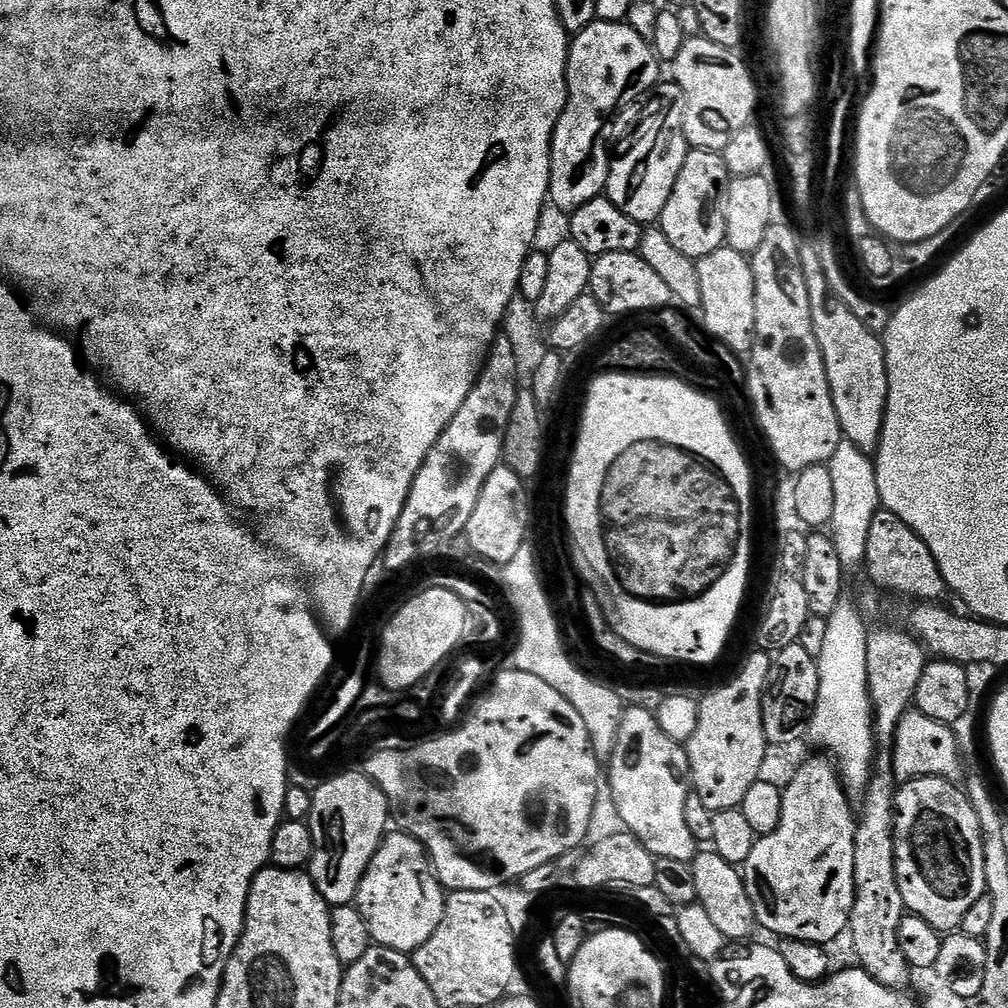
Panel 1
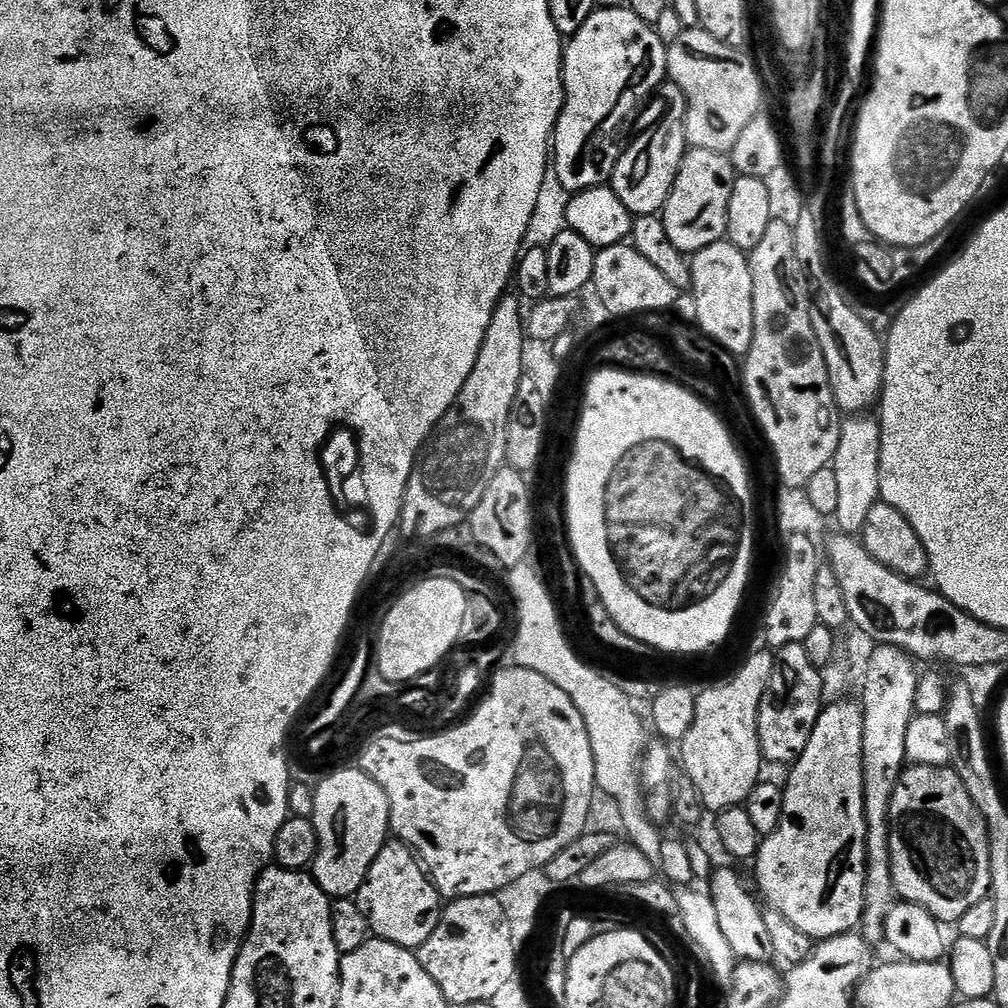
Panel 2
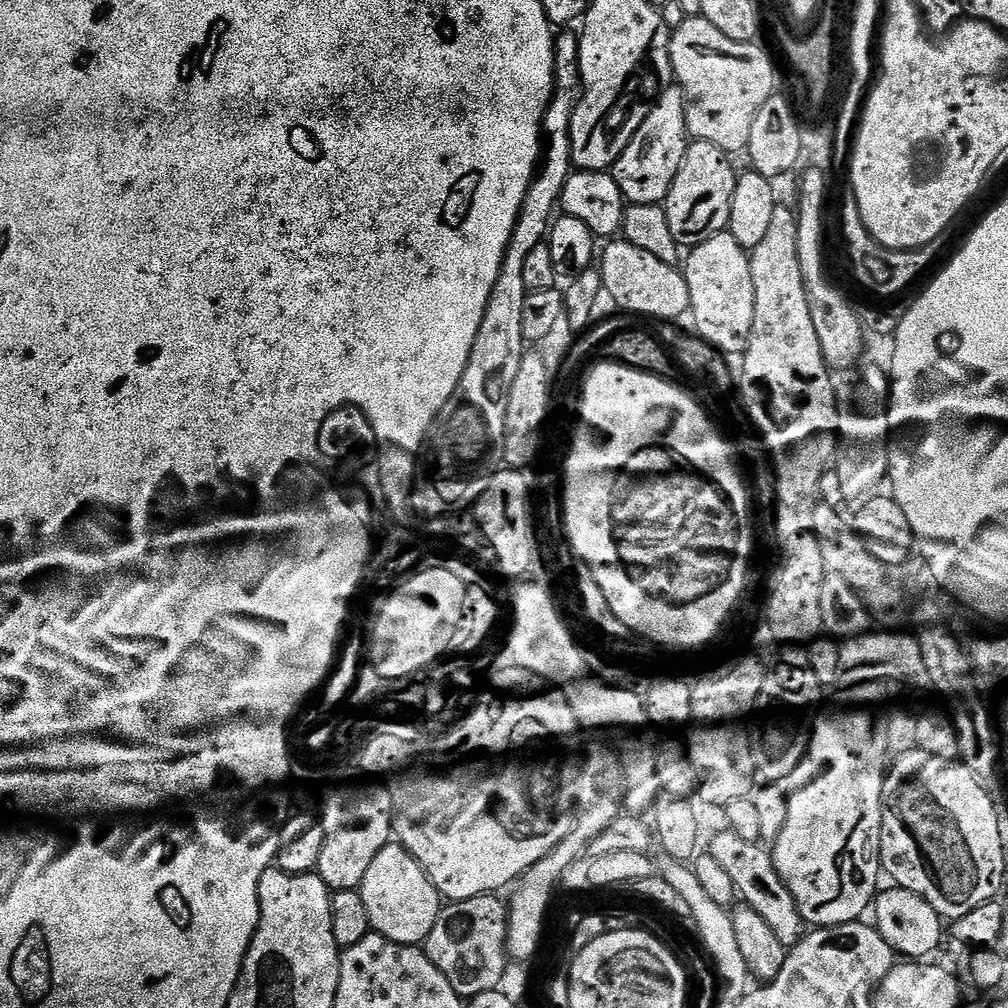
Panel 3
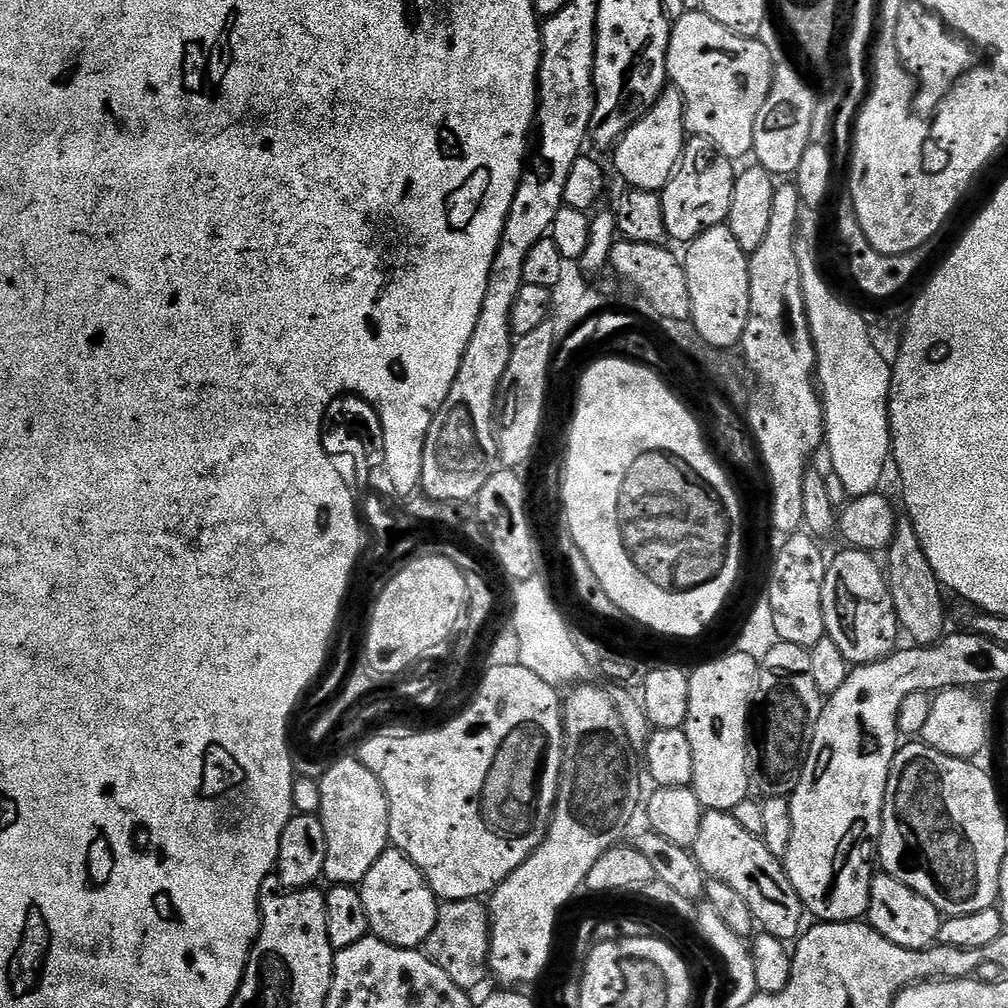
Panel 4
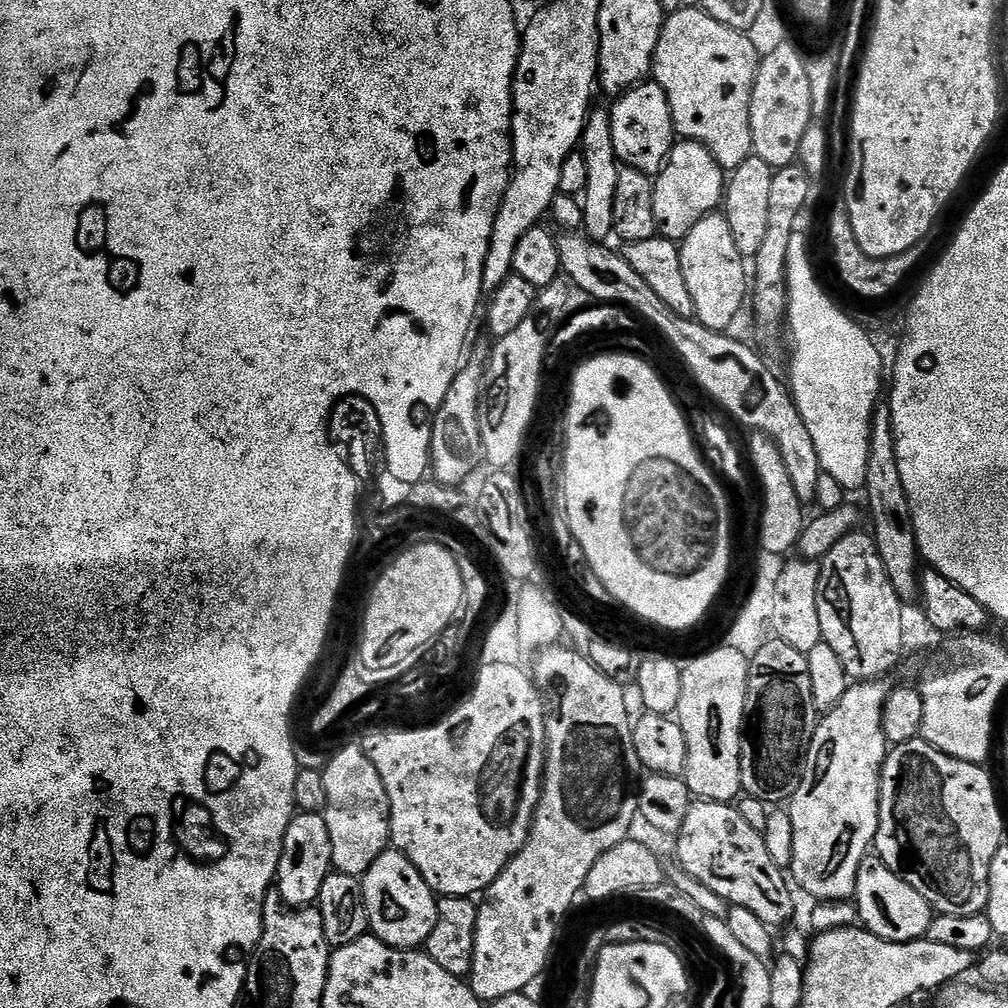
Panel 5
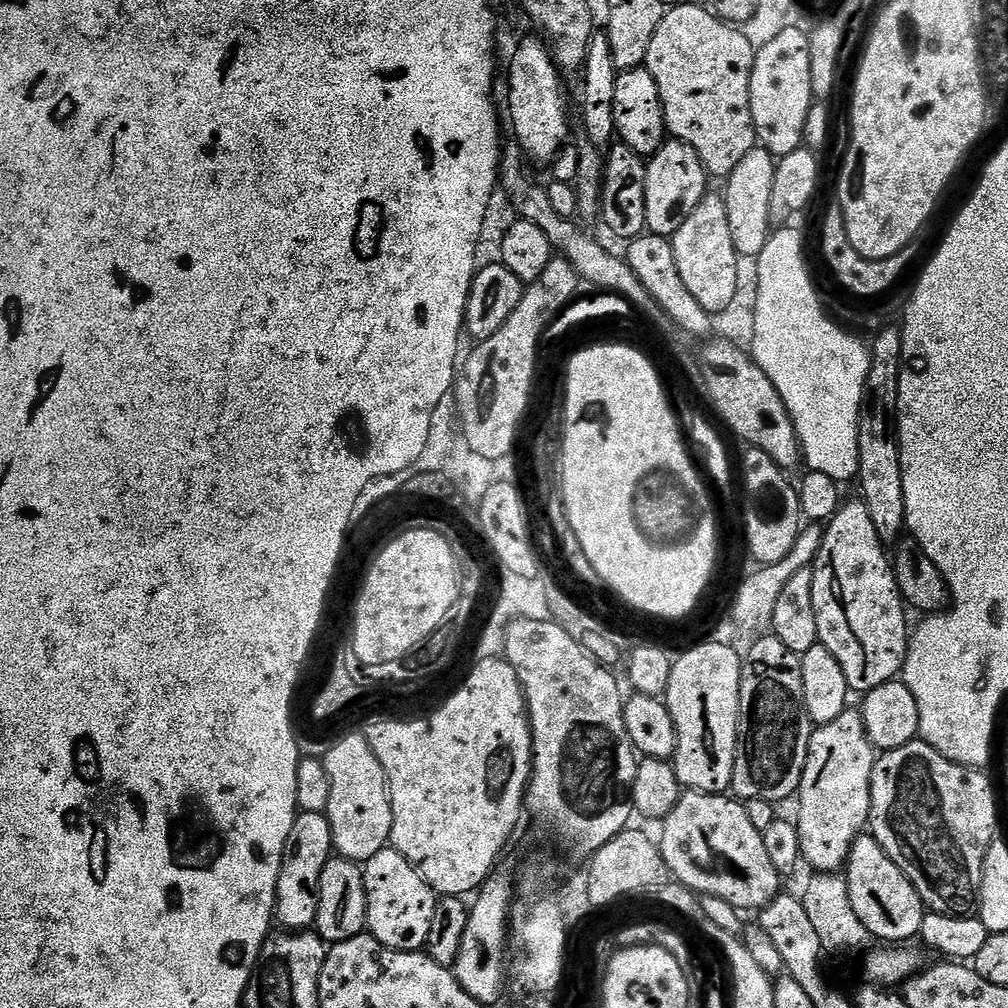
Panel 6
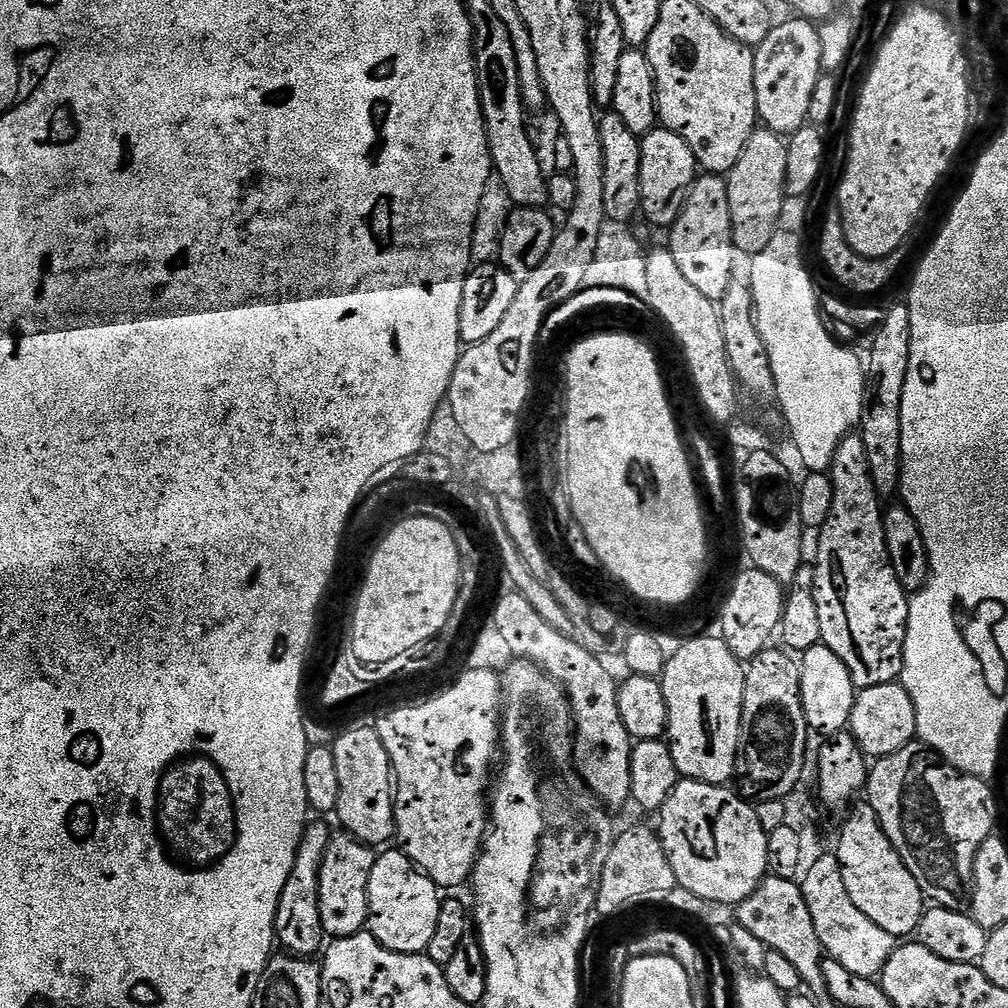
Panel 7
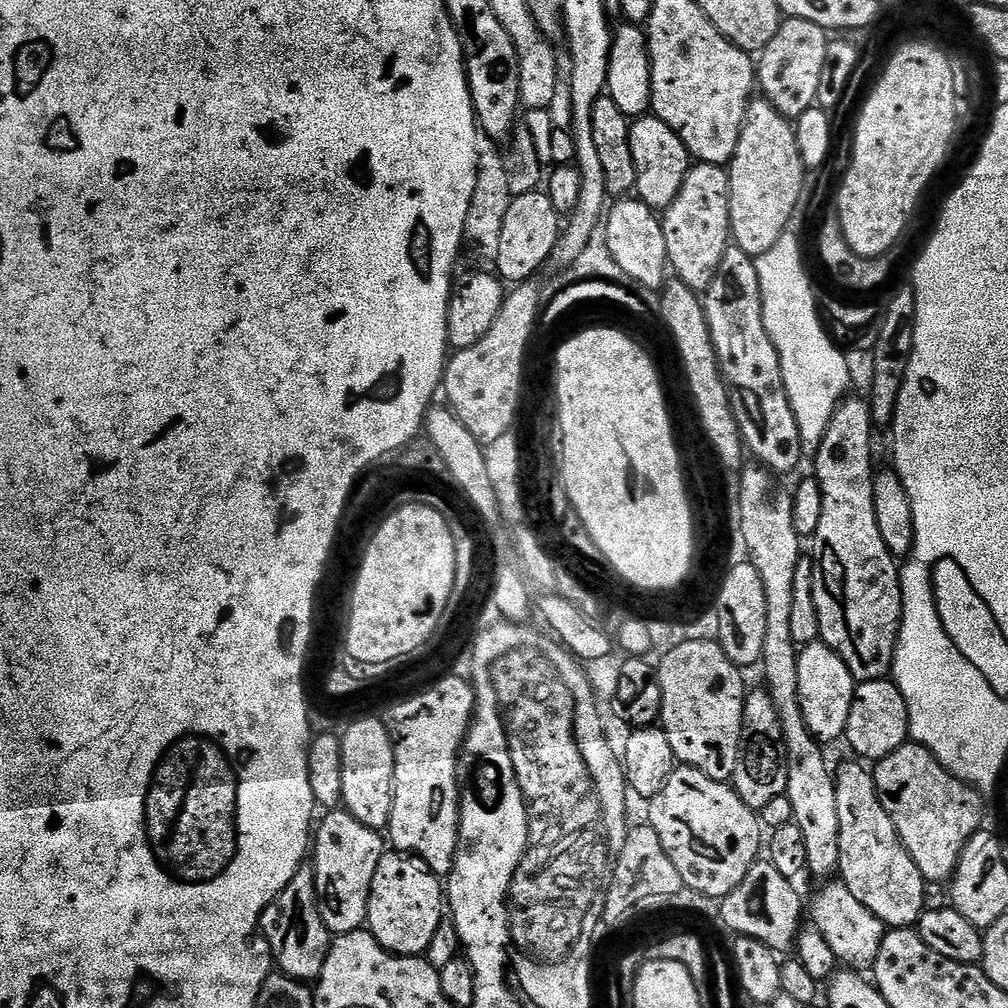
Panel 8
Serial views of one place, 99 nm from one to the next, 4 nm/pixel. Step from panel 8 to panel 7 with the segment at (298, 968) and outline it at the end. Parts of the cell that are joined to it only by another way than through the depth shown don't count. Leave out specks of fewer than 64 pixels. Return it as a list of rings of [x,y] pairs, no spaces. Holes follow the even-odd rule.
[[[315,822],[309,823],[302,834],[298,854],[294,858],[294,870],[290,870],[290,878],[286,878],[286,886],[282,890],[282,898],[276,911],[276,940],[279,947],[280,944],[284,947],[281,949],[285,953],[312,958],[316,951],[321,951],[325,943],[326,933],[320,917],[320,871],[326,846],[333,834],[333,829]]]

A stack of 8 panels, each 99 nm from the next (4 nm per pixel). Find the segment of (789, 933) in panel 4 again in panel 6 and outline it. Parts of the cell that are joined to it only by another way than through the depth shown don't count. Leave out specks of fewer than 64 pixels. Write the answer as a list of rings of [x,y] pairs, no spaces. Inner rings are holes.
[[[691,790],[685,791],[683,795],[681,795],[678,806],[674,806],[674,810],[662,821],[662,828],[664,828],[664,833],[662,833],[661,836],[658,836],[658,843],[660,845],[660,852],[664,855],[664,861],[666,862],[669,873],[690,891],[695,892],[700,896],[722,898],[741,910],[747,910],[747,908],[753,908],[753,910],[765,908],[765,906],[776,896],[781,895],[782,878],[778,874],[778,870],[774,870],[774,862],[770,862],[770,858],[766,855],[764,834],[758,830],[754,830],[754,822],[750,822],[750,814],[748,813],[747,807],[731,795],[713,794],[710,792],[693,792]]]

